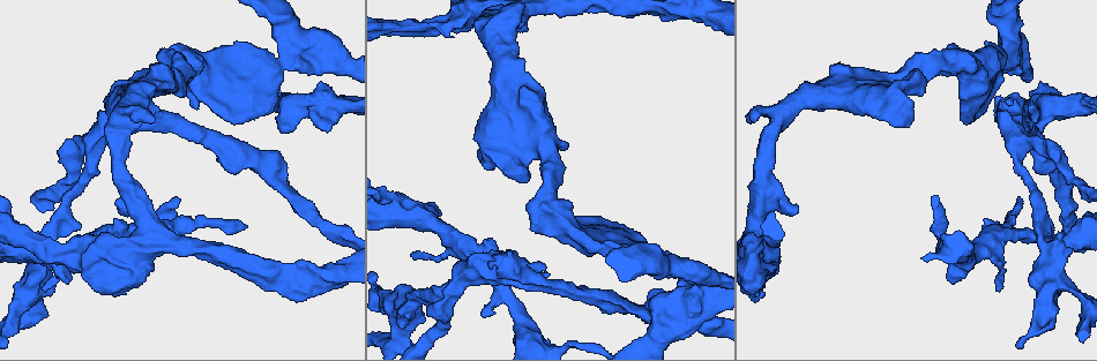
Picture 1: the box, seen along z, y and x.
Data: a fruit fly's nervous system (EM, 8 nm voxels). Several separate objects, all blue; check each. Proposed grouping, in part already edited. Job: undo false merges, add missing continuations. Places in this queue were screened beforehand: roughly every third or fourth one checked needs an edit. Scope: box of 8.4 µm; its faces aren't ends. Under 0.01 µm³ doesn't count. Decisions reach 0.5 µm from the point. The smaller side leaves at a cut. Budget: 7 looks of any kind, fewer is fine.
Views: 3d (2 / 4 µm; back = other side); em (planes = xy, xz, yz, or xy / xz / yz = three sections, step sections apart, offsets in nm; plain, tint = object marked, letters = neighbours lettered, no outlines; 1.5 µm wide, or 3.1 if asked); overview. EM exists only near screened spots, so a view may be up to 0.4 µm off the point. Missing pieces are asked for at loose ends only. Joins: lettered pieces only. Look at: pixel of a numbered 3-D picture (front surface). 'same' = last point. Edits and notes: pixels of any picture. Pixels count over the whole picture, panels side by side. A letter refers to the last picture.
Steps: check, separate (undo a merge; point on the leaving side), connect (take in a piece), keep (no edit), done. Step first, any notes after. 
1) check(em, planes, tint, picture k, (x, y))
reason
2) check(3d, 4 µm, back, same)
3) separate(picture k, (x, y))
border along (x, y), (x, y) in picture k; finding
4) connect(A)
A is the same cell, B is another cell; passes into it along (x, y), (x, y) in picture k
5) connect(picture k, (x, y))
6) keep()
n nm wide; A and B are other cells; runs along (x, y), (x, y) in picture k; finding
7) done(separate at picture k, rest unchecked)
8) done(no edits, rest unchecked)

check(em, planes, plain, picture 1, (121, 211))
free end

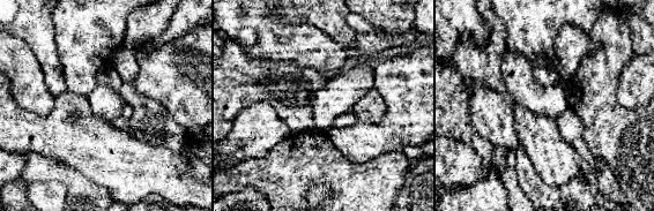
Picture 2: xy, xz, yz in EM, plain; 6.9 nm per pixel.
check(em, planes, letters, same)

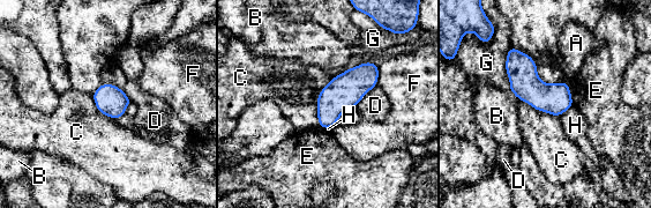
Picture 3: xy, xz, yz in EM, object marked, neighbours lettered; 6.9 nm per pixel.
keep()
220 nm wide; A, B, C, D, E, F, G and H are other cells; runs along (511, 50), (548, 98), (569, 103) in picture 3; none of them fits

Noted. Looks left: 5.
check(3d, 4 µm, picture 1, (1050, 259))
arms part here

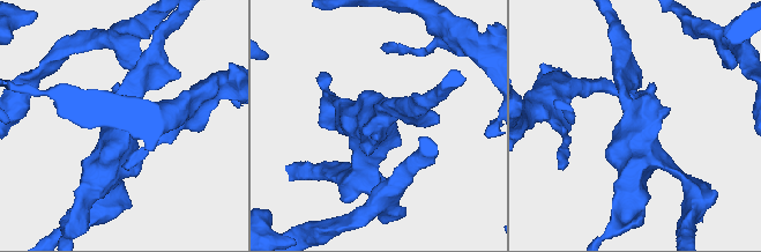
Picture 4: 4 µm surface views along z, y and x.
check(em, 3.1 µm, planes, letters, picture 4, (379, 121))

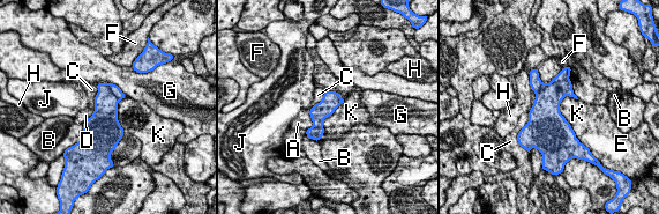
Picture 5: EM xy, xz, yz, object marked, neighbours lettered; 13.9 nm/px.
keep()
A, B, C, D, E, F, G, H, J and K are other cells; border along (564, 95), (559, 112), (576, 135) in picture 5; continuous, no second neuron

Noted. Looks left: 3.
check(3d, 2 µm, picture 1, (180, 199))
an open end

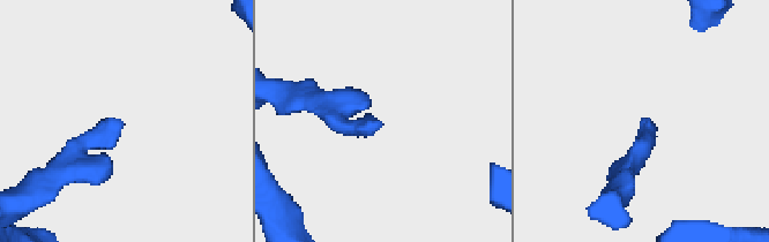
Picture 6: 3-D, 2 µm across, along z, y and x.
check(em, planes, letters, picture 6, (640, 124))

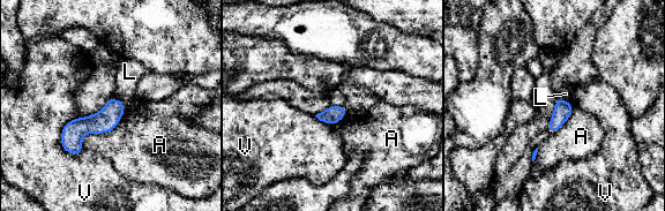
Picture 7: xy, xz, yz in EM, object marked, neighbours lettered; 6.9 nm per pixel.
keep()
120 nm wide; A touches over 380 nm; A, L and V are other cells; none of them fits

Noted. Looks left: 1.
done(no edits, rest unchecked)

